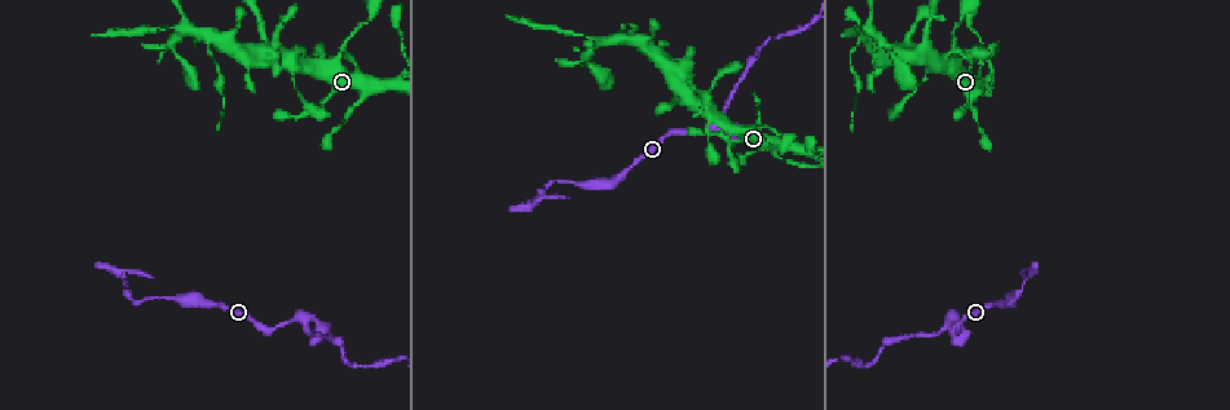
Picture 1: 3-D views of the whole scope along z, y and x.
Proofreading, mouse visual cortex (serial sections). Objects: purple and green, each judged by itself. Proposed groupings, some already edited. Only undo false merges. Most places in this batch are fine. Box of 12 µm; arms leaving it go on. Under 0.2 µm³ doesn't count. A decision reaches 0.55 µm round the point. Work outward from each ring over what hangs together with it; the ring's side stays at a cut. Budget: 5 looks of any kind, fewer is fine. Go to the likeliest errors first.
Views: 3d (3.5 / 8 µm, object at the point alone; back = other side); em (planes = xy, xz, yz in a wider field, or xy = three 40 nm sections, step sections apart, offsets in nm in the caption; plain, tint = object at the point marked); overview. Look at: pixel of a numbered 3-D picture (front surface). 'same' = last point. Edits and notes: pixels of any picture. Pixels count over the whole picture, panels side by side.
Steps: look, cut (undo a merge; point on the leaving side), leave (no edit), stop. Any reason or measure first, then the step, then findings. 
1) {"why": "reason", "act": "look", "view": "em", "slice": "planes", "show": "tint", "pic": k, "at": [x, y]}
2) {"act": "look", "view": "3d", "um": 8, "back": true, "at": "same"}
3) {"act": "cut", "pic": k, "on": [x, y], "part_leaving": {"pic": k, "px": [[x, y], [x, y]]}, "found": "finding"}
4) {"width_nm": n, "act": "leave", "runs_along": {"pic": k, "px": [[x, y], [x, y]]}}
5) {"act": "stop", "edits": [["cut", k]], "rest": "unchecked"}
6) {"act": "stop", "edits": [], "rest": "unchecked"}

{"why": "calibre changes", "act": "look", "view": "3d", "um": 3.5, "pic": 1, "at": [754, 128]}

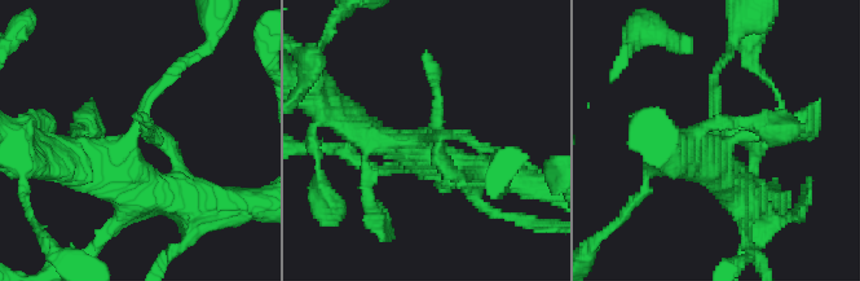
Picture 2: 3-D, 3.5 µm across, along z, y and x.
{"act": "look", "view": "em", "slice": "xy", "step": 1, "show": "plain", "pic": 2, "at": [136, 123]}

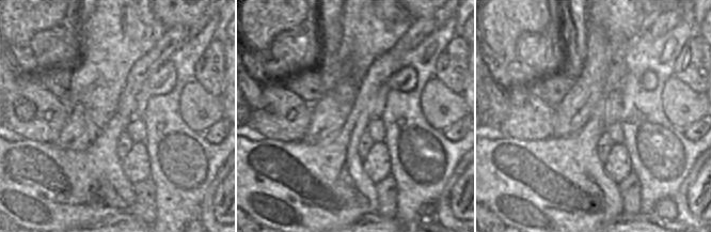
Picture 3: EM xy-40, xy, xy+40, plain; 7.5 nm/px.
{"why": "with the object marked", "act": "look", "view": "em", "slice": "xy", "step": 1, "show": "tint", "at": "same"}

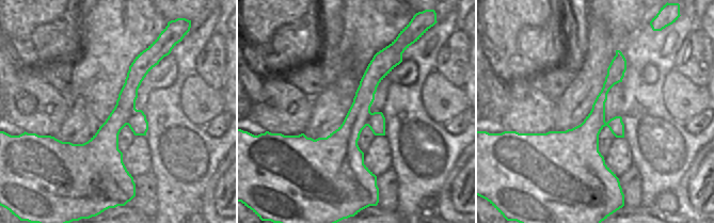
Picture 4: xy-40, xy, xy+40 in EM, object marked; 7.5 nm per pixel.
{"act": "leave", "runs_along": {"pic": 2, "px": [[141, 197], [137, 118], [193, 58]]}, "found": "all the same cell"}

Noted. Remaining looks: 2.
{"why": "abrupt turn", "act": "look", "view": "3d", "um": 3.5, "pic": 1, "at": [301, 318]}

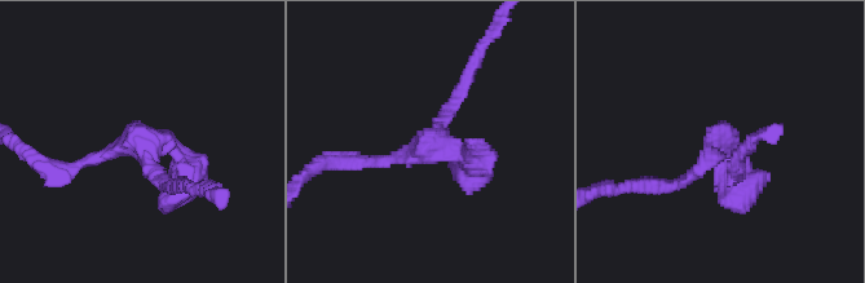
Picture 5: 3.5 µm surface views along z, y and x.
{"why": "shape alone is not enough", "act": "look", "view": "em", "slice": "xy", "step": 1, "show": "tint", "pic": 5, "at": [139, 139]}

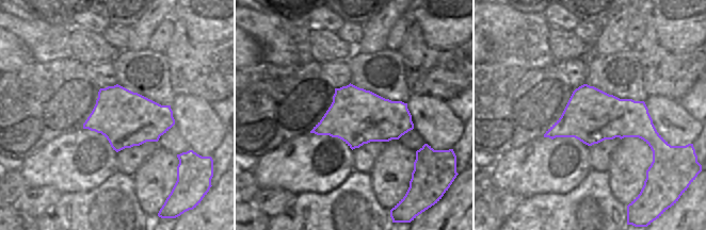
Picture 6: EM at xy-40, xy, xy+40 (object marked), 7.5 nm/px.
{"act": "leave", "runs_along": {"pic": 5, "px": [[353, 163], [428, 146], [460, 87]]}, "found": "continuous, no second cell"}

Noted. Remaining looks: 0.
{"act": "stop", "edits": [], "rest": "unchecked"}

